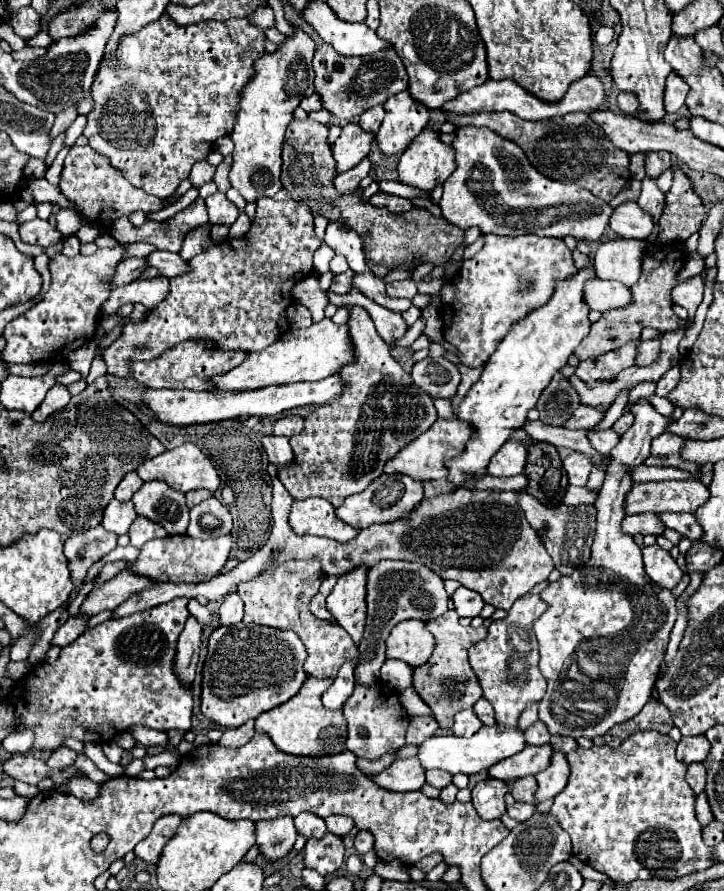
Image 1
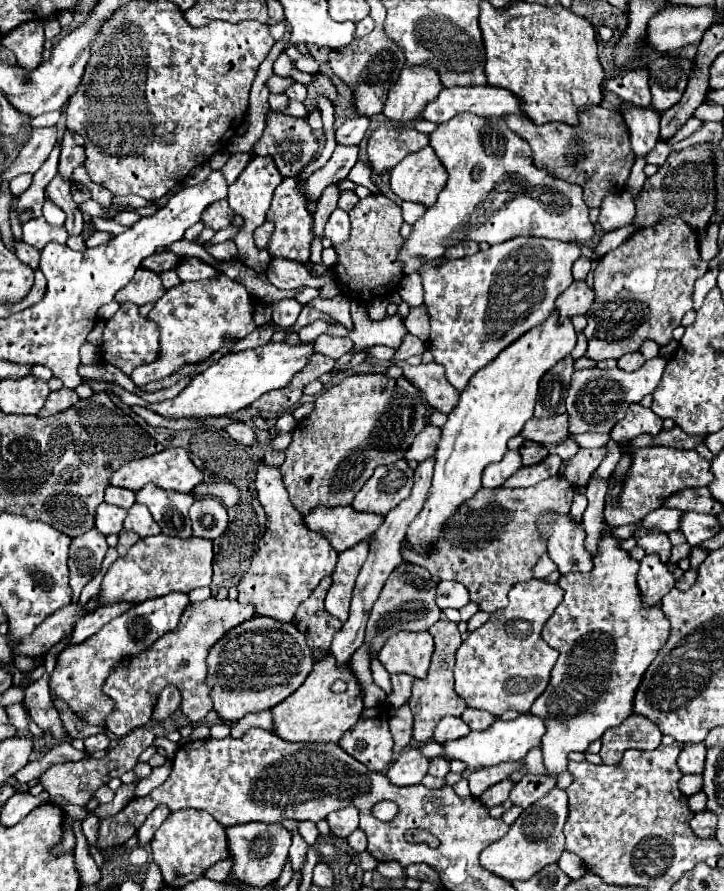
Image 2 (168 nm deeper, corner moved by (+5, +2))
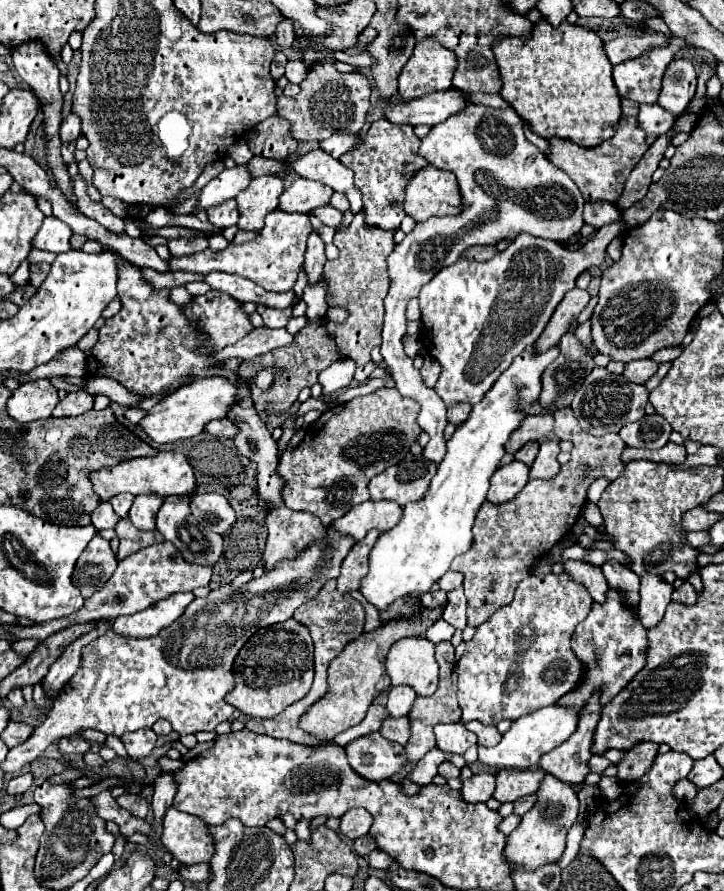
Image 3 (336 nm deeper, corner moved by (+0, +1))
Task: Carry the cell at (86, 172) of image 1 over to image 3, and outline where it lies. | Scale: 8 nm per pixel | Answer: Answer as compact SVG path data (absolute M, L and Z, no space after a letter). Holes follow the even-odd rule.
M69 114L61 124L61 142L75 142L81 136L81 120Z

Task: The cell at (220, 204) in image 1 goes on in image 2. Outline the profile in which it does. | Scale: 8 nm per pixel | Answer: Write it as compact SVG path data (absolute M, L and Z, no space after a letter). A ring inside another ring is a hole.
M222 199L222 201L216 201L214 205L210 205L210 209L204 209L202 213L202 223L214 231L218 229L224 229L232 223L232 209L228 207L228 201Z

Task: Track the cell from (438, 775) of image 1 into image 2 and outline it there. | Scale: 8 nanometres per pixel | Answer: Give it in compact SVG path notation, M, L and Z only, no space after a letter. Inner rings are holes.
M432 759L430 761L430 771L428 771L430 775L434 775L434 777L446 777L448 771L450 771L450 765L448 765L446 759Z

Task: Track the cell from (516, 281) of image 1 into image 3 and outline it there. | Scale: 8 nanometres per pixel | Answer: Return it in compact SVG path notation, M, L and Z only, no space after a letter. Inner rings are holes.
M615 222L603 226L597 236L585 240L579 248L563 246L555 240L535 238L529 234L519 234L505 250L497 252L495 258L487 262L475 260L457 260L455 264L439 270L421 290L419 306L421 306L421 322L425 326L423 338L429 354L441 364L441 376L435 384L435 392L439 398L451 406L455 402L477 404L483 400L483 394L495 384L495 380L509 368L511 360L521 354L529 344L533 344L539 334L545 330L551 314L557 304L563 300L565 292L575 288L577 276L591 268L599 266L605 260L605 250L609 242L625 230L623 222Z

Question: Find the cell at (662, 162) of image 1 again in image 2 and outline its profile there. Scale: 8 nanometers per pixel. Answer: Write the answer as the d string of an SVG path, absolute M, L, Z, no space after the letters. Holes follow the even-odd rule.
M630 107L624 111L624 119L630 133L630 143L636 155L646 157L658 143L660 113L644 107Z

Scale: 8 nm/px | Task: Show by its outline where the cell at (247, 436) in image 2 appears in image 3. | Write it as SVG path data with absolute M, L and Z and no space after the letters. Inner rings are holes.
M229 418L223 420L211 420L205 430L213 436L225 436L225 438L235 438L235 434L239 432L239 428L235 426L235 422L231 422Z

